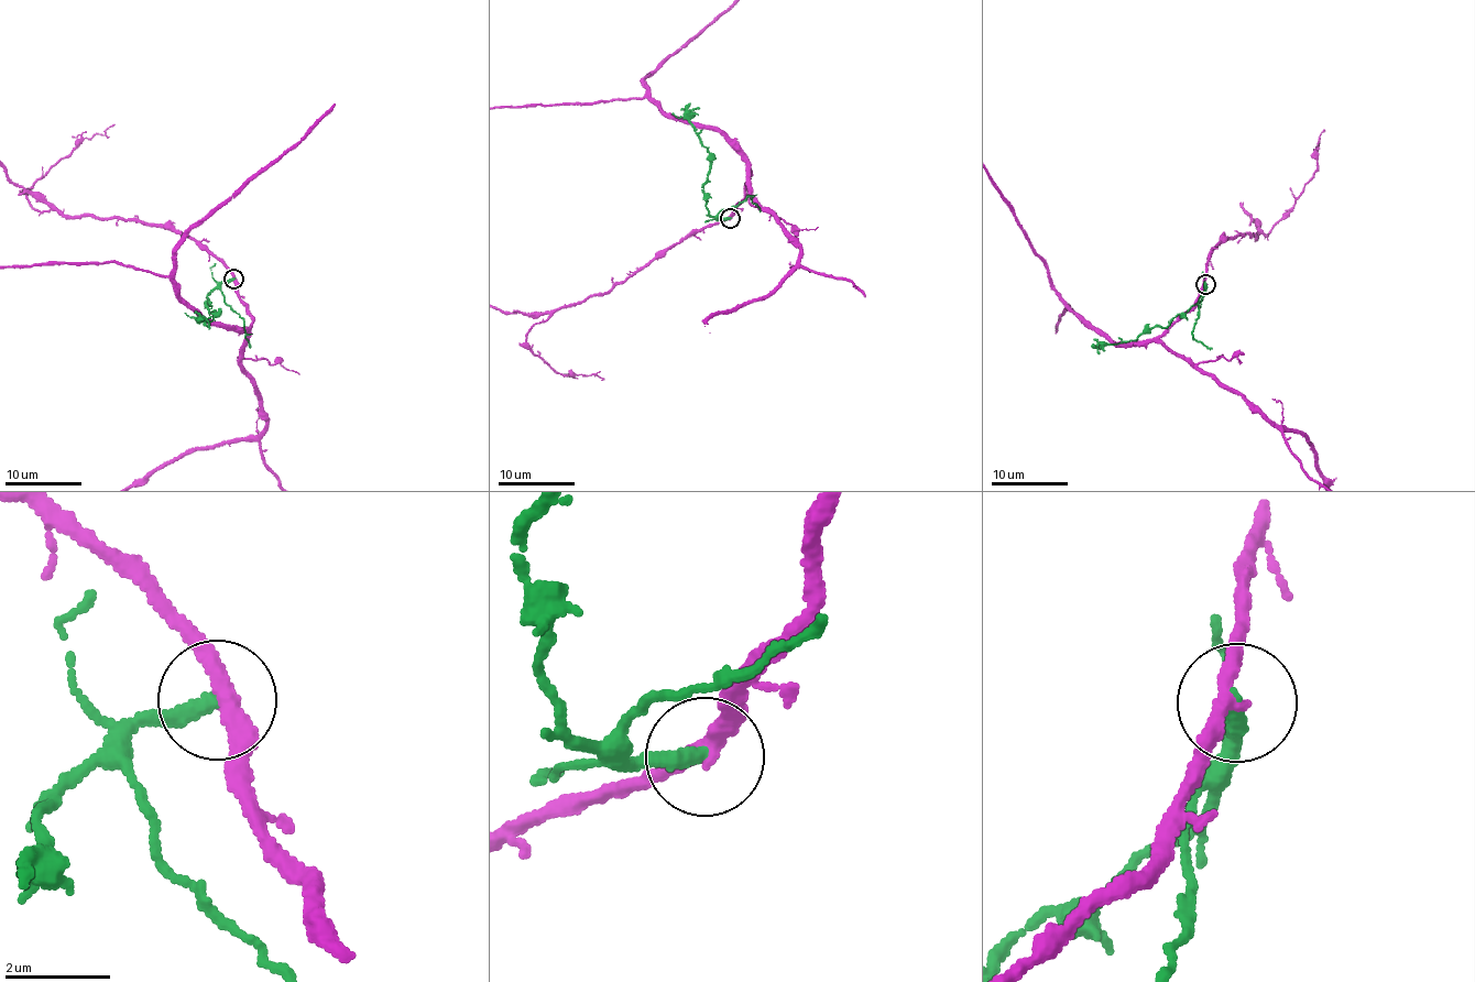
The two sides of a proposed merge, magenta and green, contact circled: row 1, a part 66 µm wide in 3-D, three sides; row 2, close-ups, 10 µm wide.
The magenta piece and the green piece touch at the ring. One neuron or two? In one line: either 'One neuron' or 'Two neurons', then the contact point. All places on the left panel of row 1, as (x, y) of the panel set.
Two neurons. Place: (233, 279)

